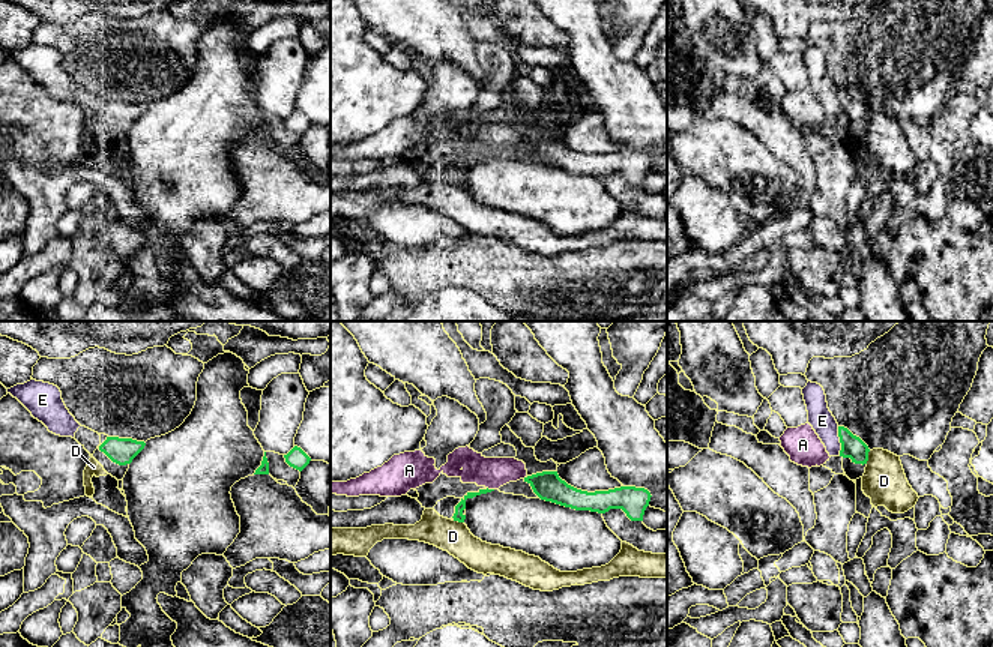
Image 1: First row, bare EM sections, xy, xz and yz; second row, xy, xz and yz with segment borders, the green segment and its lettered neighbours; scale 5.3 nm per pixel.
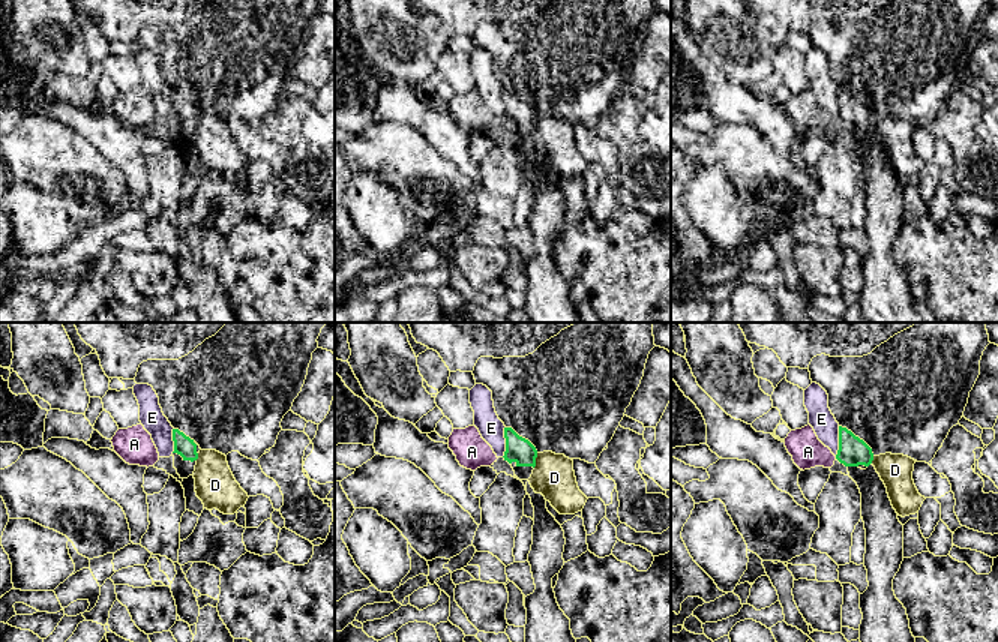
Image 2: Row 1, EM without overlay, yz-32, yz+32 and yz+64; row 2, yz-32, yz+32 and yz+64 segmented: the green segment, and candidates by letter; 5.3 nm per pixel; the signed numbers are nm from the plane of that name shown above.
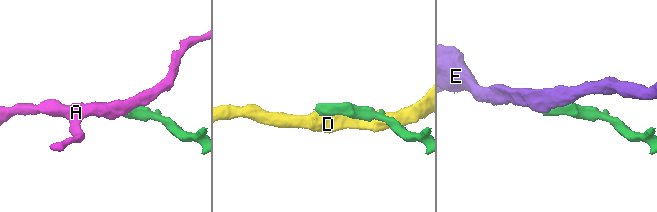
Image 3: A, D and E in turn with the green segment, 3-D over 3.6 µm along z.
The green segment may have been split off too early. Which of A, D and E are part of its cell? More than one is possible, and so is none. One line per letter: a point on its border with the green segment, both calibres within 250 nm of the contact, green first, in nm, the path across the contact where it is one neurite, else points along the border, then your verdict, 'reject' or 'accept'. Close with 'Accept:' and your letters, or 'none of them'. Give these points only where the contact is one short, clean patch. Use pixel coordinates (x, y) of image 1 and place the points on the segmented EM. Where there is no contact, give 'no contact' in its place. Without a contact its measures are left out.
A: xz (490, 490) | 50/160 nm | along xz (487, 487), (493, 490) | reject
D: yz (867, 457) | 120/220 nm | reject
E: yz (840, 440) | 120/130 nm | reject
Accept: none of them

